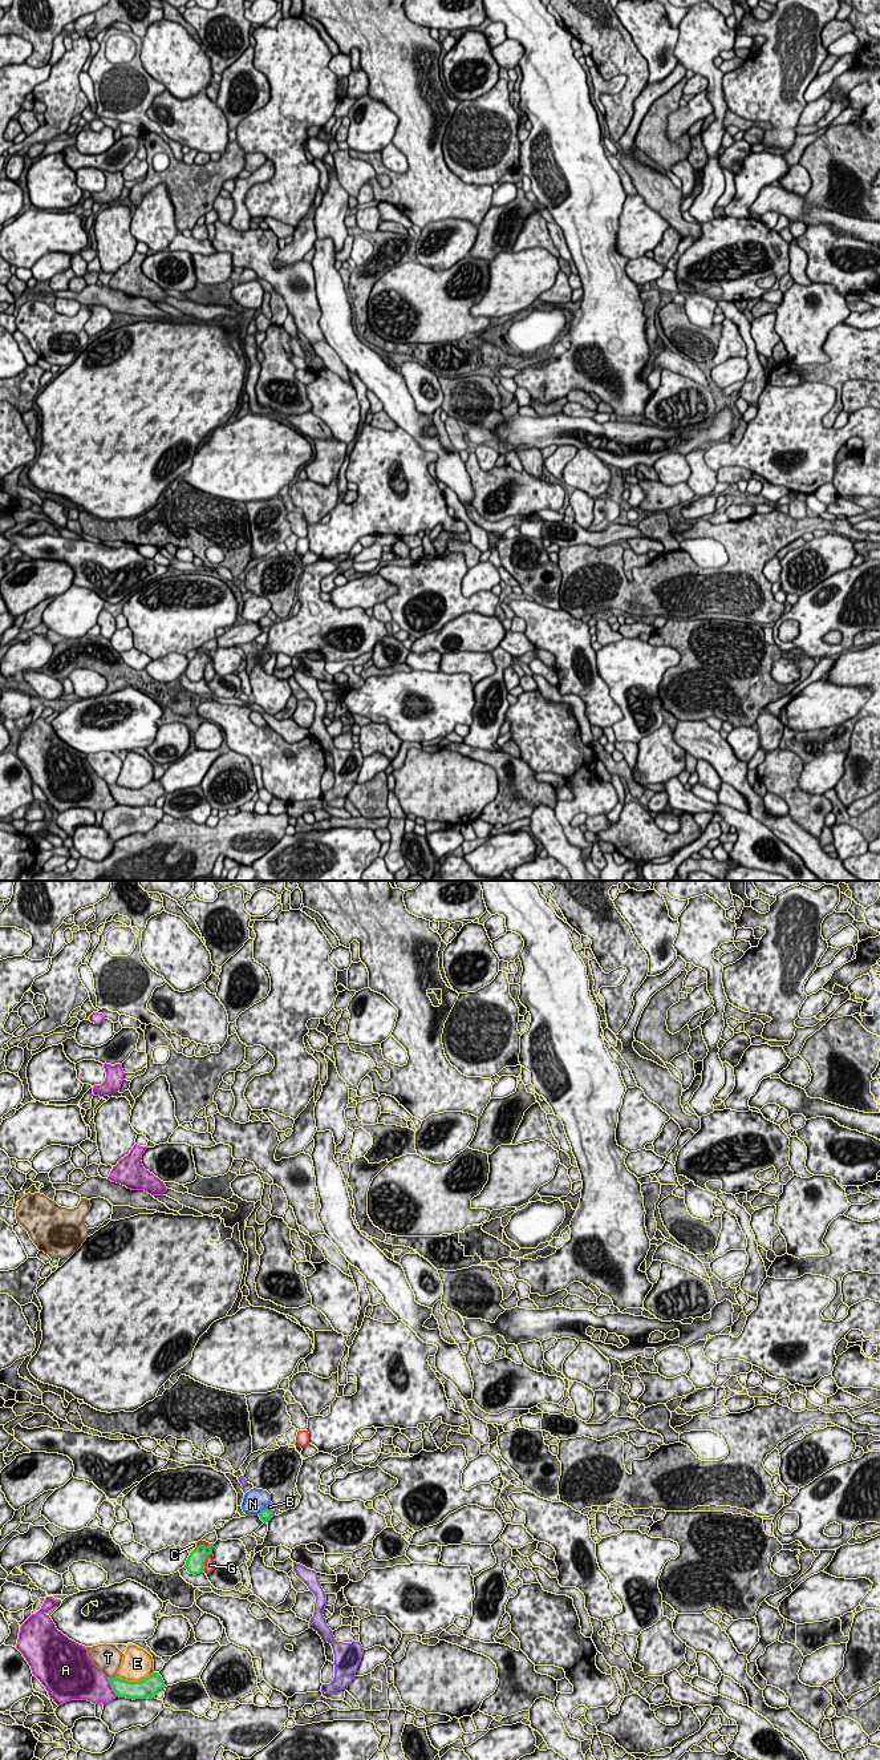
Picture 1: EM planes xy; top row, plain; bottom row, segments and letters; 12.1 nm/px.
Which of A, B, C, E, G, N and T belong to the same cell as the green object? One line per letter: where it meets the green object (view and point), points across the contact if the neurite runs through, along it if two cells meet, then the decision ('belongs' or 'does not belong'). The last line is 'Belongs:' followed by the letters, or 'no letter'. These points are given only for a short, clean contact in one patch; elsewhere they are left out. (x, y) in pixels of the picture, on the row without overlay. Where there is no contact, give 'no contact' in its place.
A: contact xy (112, 794); does not belong
B: contact xy (270, 619); border xy (267, 615), (272, 623); does not belong
C: contact xy (193, 658); does not belong
E: contact xy (134, 789); does not belong
G: contact xy (203, 670); does not belong
N: contact xy (262, 618); does not belong
T: contact xy (110, 785); does not belong
Belongs: no letter

